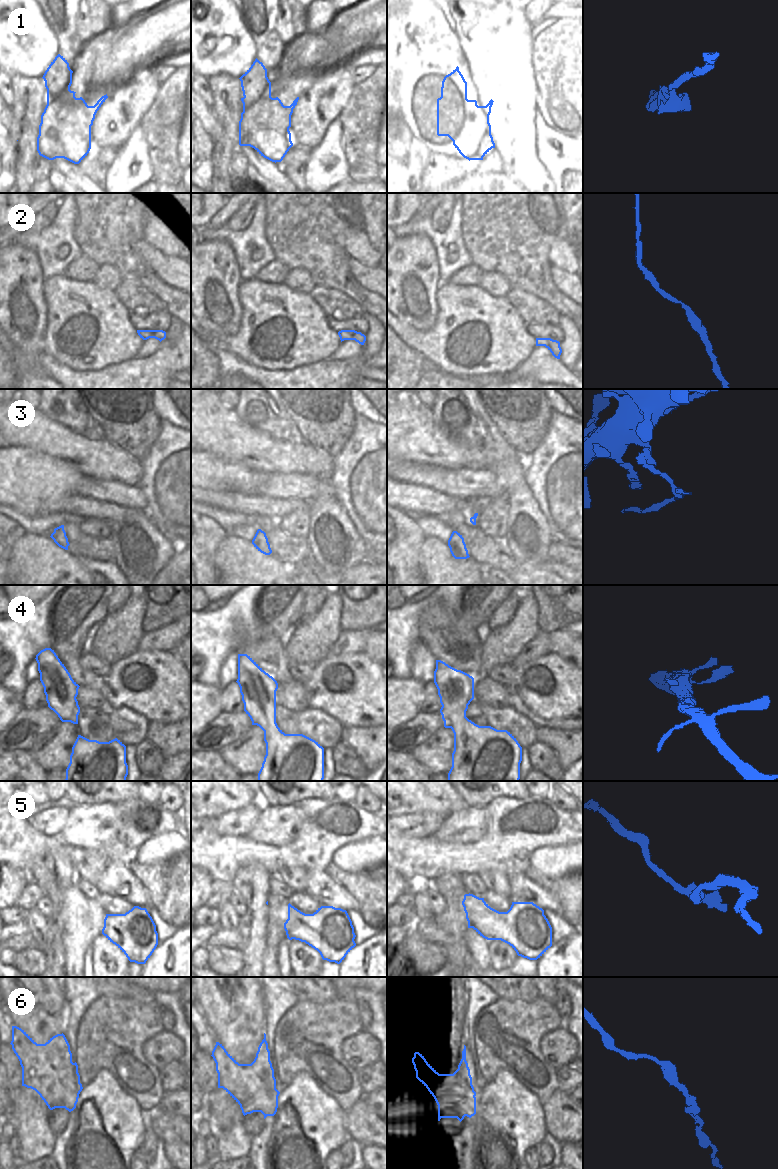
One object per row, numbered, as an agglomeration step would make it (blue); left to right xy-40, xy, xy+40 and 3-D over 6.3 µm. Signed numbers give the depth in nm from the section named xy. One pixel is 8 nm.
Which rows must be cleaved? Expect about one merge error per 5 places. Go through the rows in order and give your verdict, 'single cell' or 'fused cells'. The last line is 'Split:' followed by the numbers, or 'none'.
1: fused cells
2: single cell
3: single cell
4: single cell
5: single cell
6: single cell
Split: 1

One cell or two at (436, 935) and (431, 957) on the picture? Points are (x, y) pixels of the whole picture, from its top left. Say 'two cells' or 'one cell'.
two cells

